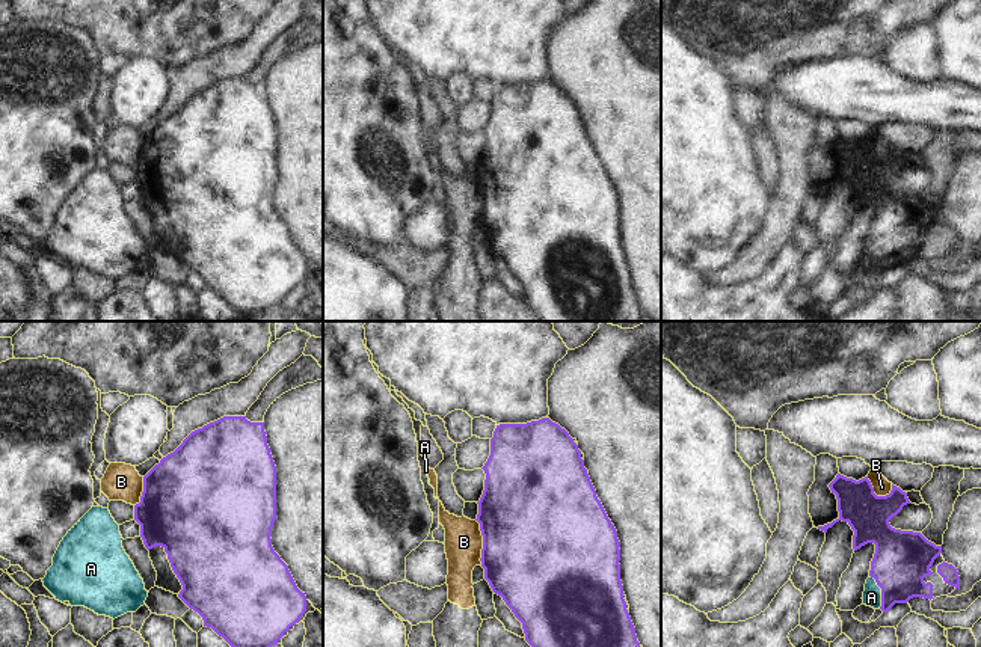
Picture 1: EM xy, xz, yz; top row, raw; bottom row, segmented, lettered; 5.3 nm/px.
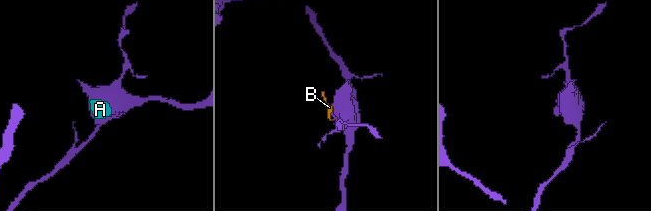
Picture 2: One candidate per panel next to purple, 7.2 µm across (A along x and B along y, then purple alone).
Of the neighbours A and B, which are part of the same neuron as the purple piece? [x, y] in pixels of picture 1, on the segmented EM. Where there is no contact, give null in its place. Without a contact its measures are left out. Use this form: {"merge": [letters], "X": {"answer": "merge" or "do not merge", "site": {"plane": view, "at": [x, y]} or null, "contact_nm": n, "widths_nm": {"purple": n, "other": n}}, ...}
{"merge": ["A"], "A": {"answer": "merge", "site": {"plane": "yz", "at": [882, 591]}, "contact_nm": 190, "widths_nm": {"purple": 300, "other": 100}}, "B": {"answer": "do not merge", "site": {"plane": "xz", "at": [483, 542]}, "contact_nm": 260, "widths_nm": {"purple": 500, "other": 200}}}

